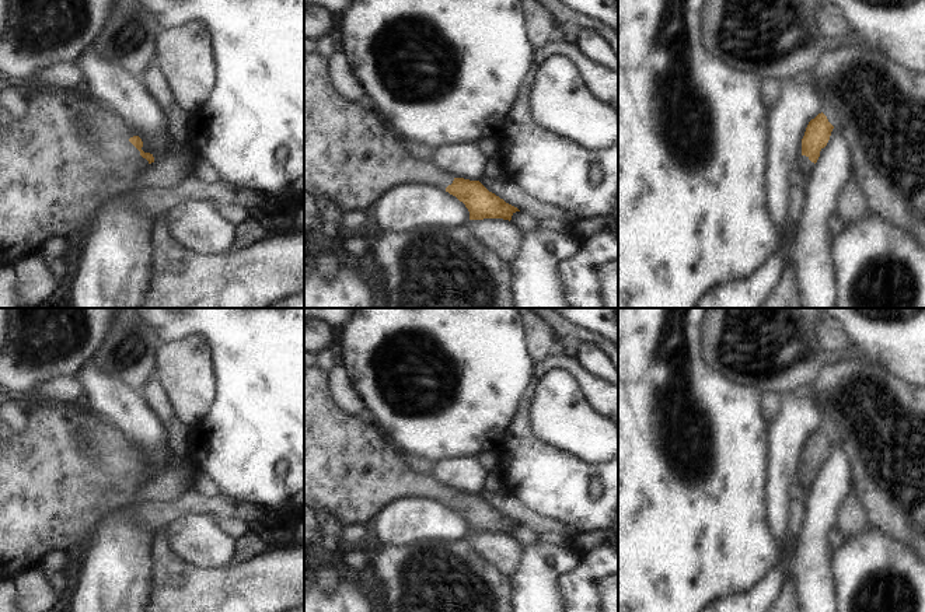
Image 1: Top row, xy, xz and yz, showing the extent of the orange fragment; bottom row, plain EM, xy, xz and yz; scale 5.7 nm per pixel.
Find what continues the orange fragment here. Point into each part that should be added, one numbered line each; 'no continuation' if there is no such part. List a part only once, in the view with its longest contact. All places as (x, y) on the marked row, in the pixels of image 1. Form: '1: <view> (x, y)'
1: xy (51, 160)

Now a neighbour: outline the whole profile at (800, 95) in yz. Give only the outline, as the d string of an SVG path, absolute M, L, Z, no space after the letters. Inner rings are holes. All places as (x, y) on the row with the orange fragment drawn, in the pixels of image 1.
M790 78L769 109L769 155L767 158L767 203L782 242L762 266L743 279L711 288L695 308L761 308L786 267L793 227L788 217L789 172L802 154L802 139L811 119L823 112L823 99L813 83Z

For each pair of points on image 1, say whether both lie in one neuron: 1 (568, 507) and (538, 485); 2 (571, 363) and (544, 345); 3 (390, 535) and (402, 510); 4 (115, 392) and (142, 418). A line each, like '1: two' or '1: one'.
1: one
2: two
3: one
4: one

